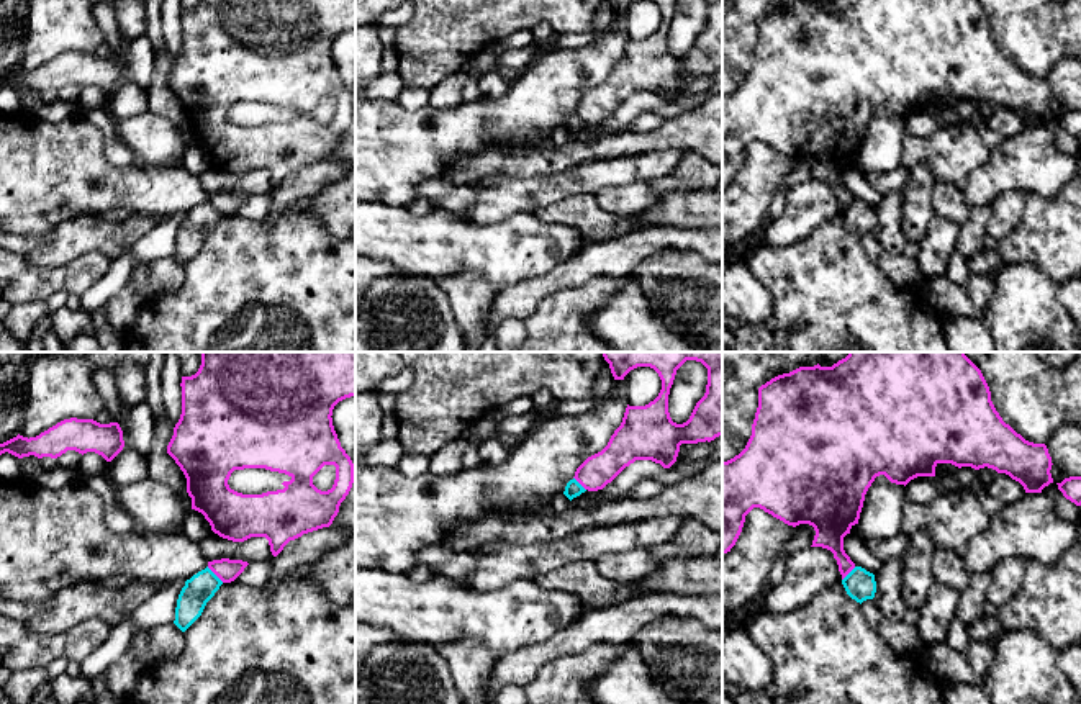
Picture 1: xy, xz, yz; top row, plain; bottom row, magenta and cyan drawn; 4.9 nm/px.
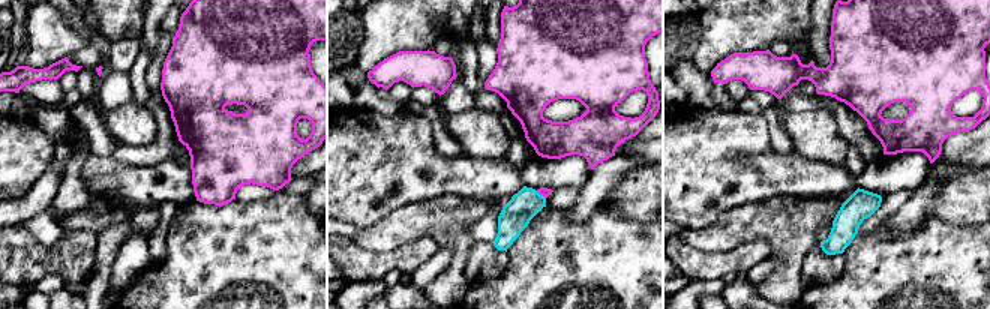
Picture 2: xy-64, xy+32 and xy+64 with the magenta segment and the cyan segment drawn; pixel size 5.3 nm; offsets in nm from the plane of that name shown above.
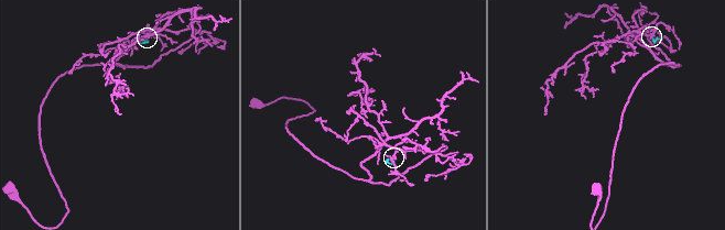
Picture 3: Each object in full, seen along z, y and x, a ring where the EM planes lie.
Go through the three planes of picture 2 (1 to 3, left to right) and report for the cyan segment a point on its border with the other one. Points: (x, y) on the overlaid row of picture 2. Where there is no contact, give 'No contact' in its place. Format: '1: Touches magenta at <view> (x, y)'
1: No contact
2: Touches magenta at xy+32 (540, 194)
3: No contact

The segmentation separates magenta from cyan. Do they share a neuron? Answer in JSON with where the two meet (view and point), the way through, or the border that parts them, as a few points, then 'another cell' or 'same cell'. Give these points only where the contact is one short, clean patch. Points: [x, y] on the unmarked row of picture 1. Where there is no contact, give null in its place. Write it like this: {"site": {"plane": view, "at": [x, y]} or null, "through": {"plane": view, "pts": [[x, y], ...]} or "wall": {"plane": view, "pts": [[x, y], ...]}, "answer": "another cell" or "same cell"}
{"site": {"plane": "xy", "at": [215, 207]}, "wall": {"plane": "xy", "pts": [[207, 200], [223, 215]]}, "answer": "another cell"}

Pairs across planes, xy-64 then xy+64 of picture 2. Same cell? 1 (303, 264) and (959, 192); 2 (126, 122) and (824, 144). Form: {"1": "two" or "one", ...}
{"1": "two", "2": "one"}

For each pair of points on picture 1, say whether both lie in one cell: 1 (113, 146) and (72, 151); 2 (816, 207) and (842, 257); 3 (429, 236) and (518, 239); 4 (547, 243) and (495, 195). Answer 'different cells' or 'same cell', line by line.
1: different cells
2: different cells
3: same cell
4: different cells

